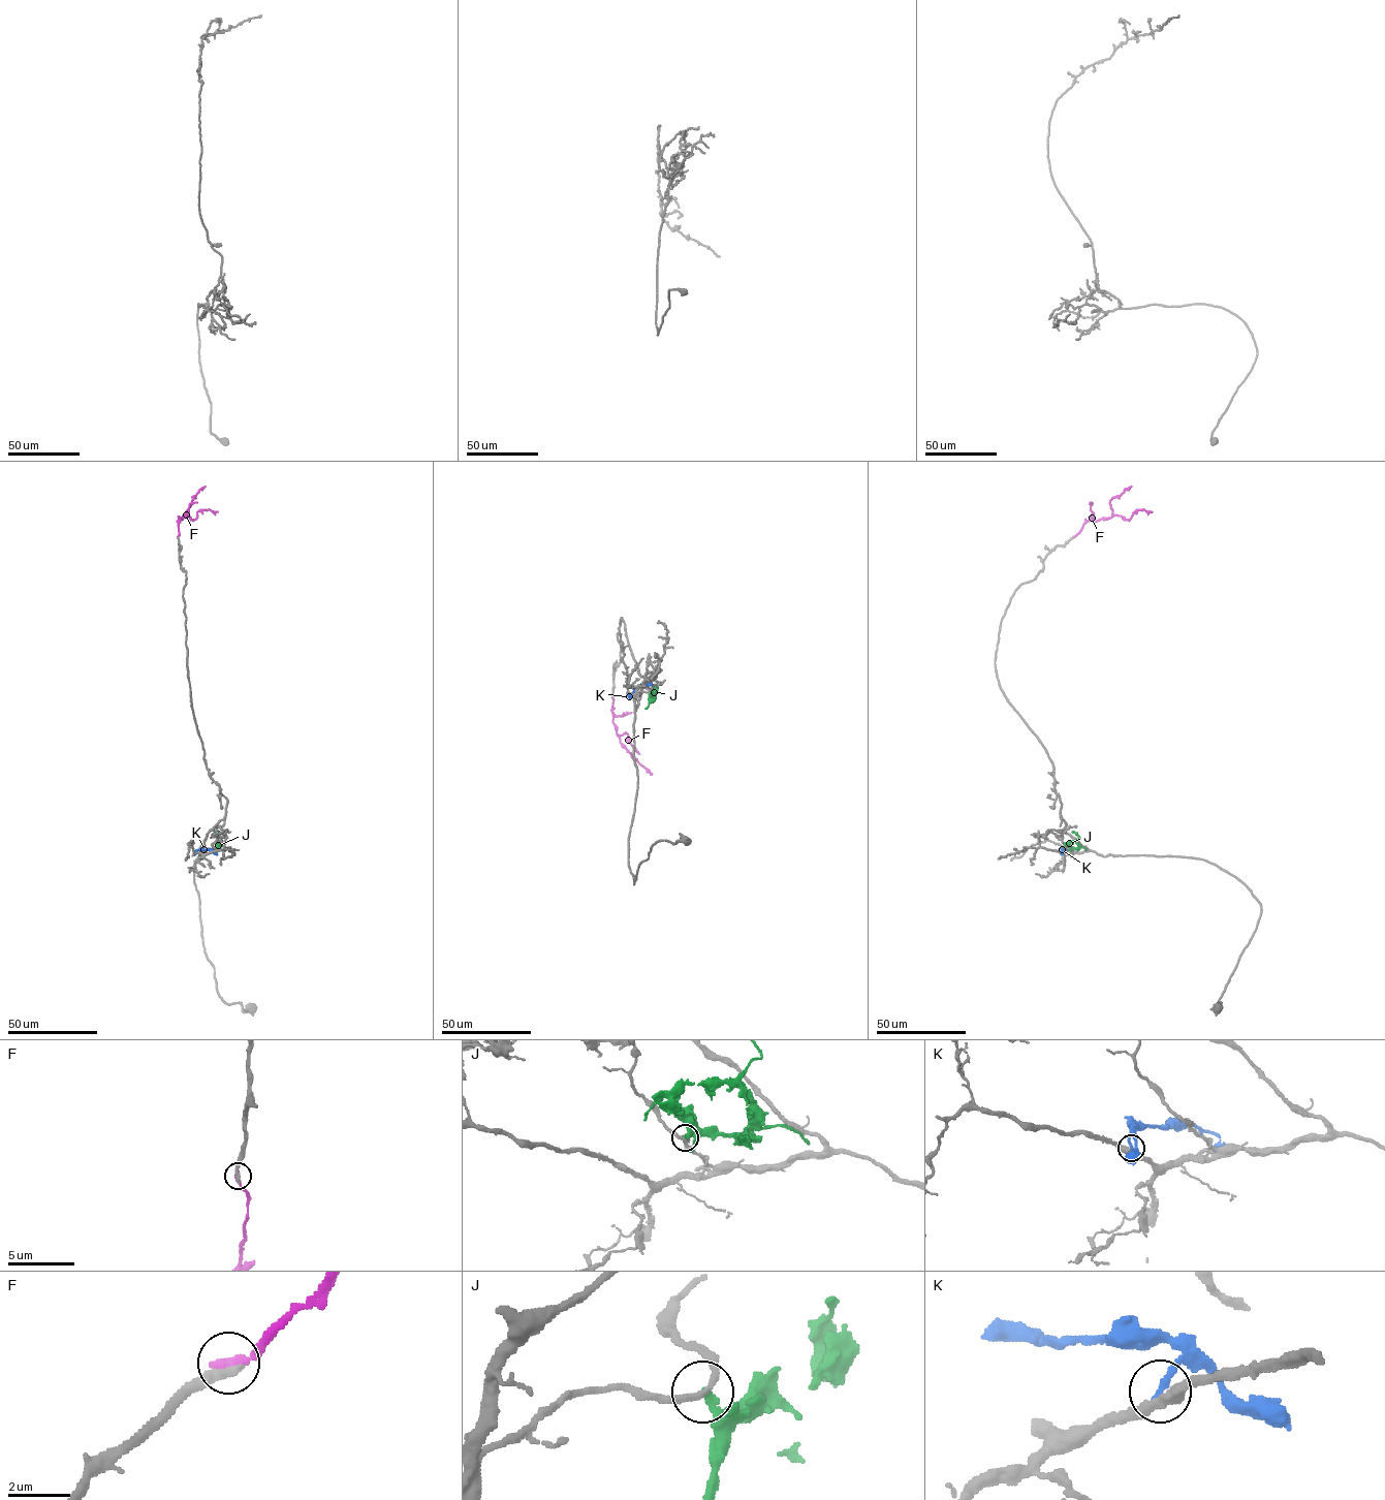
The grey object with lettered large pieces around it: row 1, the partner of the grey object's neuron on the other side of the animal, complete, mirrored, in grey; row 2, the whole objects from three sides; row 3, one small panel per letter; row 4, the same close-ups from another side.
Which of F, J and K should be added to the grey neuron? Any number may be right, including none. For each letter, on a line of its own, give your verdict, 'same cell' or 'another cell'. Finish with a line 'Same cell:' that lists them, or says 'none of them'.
F: another cell
J: another cell
K: another cell
Same cell: none of them

